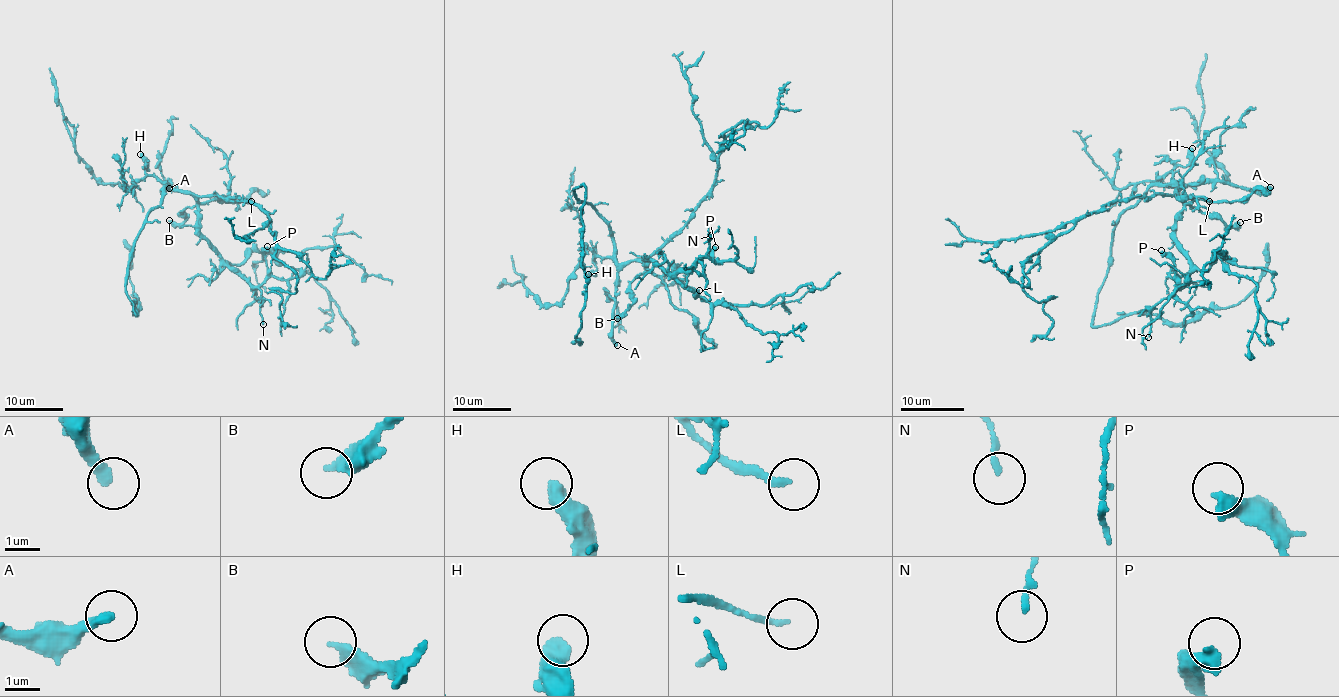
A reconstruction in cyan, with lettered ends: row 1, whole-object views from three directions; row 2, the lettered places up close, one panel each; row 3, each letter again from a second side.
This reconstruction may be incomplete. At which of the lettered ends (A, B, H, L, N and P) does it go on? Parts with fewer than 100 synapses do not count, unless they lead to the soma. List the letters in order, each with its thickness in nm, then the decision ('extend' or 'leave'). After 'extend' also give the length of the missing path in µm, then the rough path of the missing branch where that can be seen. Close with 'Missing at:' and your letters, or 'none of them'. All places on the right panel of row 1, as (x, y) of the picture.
A: 320 nm | extend | 70 µm
B: 320 nm | leave
H: 500 nm | leave
L: 170 nm | extend | 140 µm
N: 170 nm | leave
P: 500 nm | leave
Missing at: A, L

